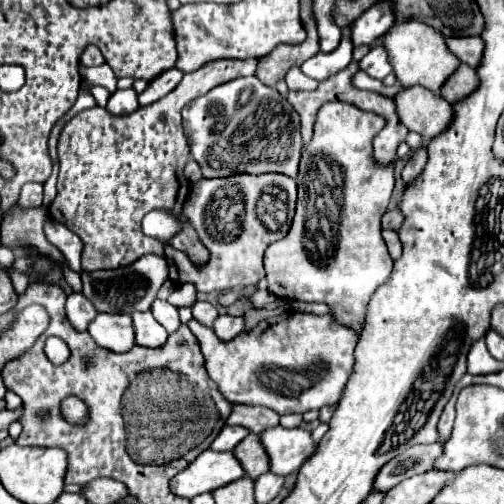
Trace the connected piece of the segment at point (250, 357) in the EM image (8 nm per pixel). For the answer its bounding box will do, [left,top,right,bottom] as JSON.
[188,312,358,414]

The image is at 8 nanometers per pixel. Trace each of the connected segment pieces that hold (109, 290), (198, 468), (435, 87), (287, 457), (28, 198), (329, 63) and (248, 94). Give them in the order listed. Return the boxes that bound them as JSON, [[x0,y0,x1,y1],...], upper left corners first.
[[76,254,168,314],[170,450,246,498],[384,22,462,94],[260,426,316,476],[18,182,42,208],[302,26,354,80],[182,76,302,178]]

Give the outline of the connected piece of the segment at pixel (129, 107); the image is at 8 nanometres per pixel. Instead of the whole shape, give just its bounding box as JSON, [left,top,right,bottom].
[106,88,138,114]

